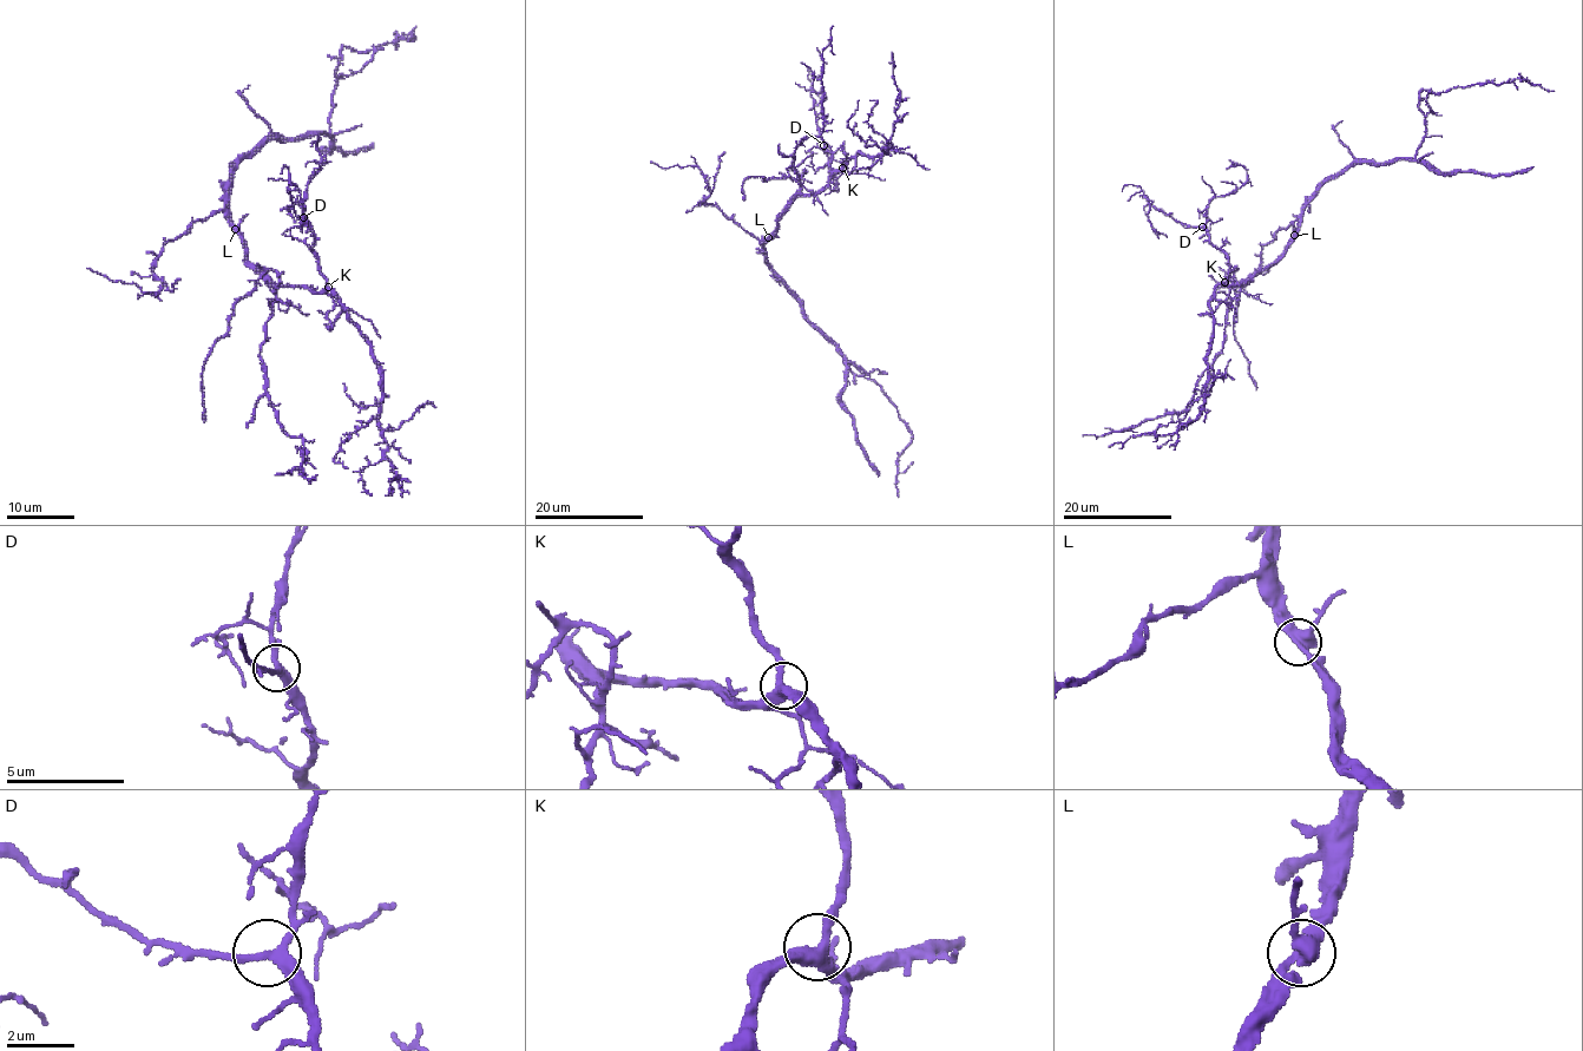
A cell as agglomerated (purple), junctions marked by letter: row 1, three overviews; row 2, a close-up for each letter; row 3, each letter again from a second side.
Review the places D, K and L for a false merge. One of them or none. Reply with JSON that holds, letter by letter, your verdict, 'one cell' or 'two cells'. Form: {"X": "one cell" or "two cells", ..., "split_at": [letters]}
{"D": "one cell", "K": "one cell", "L": "one cell", "split_at": []}

